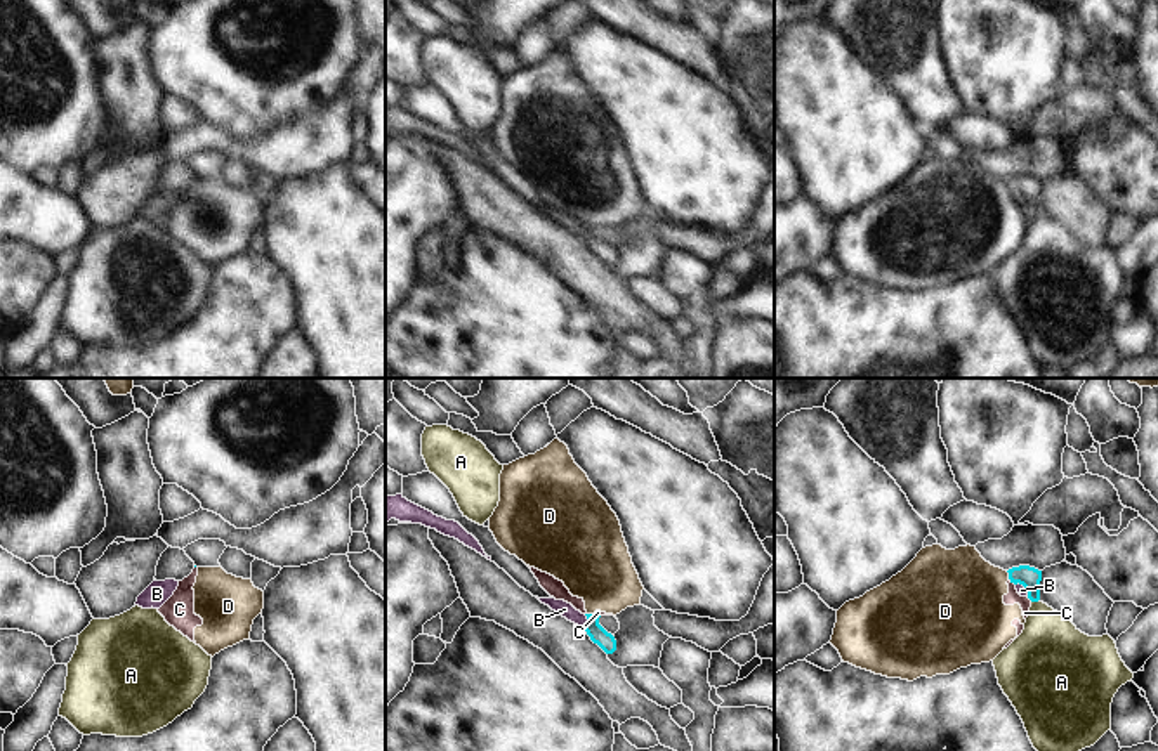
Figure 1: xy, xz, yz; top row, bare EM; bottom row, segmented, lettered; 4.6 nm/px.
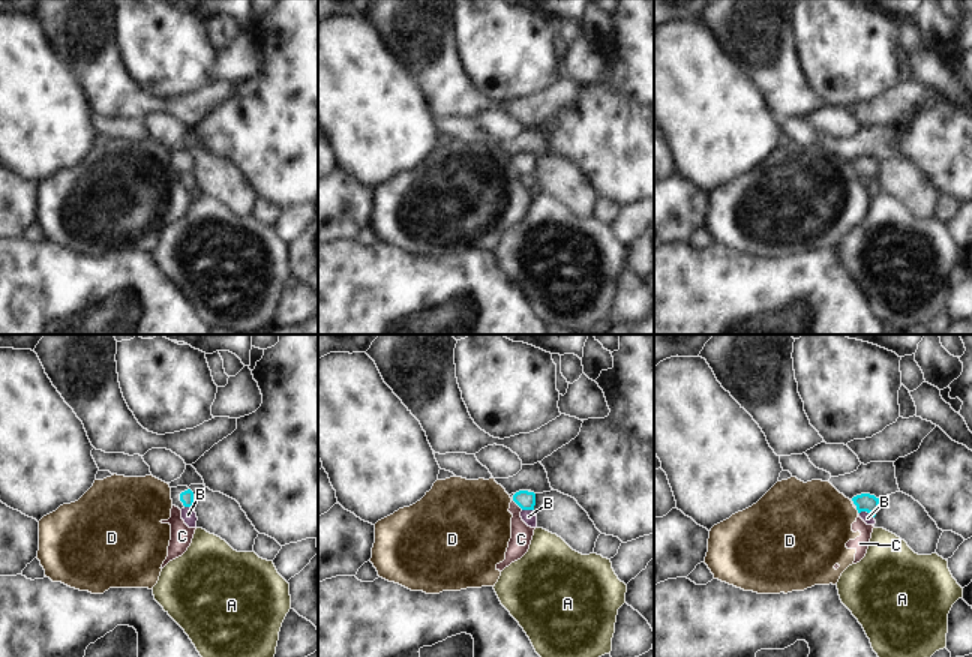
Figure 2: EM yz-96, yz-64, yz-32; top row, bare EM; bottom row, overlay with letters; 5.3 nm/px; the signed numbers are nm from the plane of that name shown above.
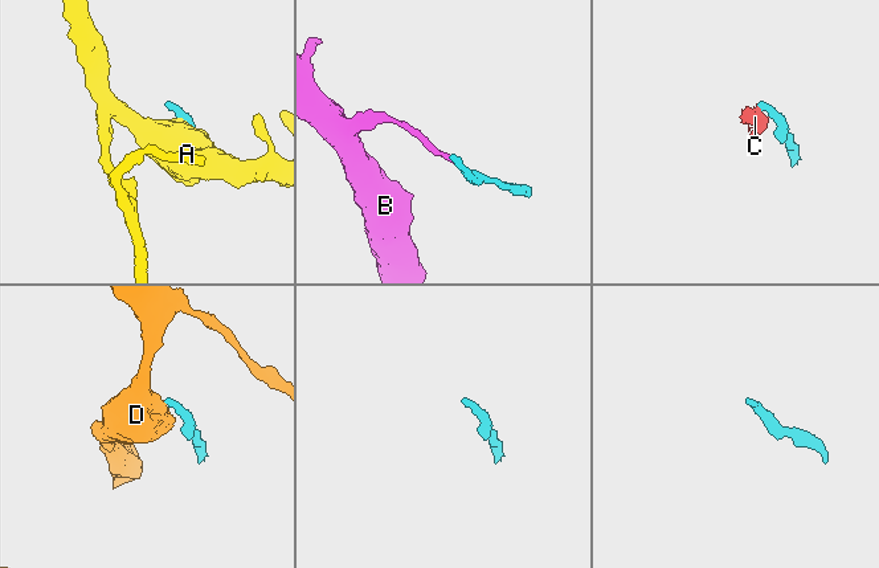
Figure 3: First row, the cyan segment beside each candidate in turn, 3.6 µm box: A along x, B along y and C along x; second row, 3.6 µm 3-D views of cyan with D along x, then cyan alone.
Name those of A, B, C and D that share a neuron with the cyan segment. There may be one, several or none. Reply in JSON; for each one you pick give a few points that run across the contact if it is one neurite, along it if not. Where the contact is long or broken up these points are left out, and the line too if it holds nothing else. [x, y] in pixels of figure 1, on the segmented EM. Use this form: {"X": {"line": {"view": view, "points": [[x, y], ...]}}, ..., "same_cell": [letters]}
{"same_cell": []}

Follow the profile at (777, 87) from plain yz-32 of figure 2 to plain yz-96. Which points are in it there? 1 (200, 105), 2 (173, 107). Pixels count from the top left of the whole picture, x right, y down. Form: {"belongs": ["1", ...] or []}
{"belongs": ["1", "2"]}

